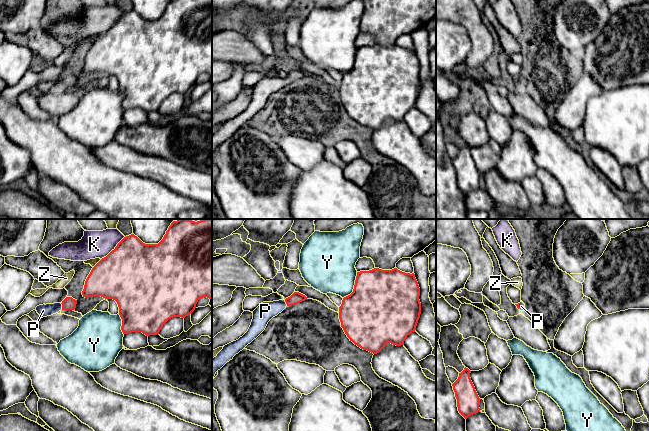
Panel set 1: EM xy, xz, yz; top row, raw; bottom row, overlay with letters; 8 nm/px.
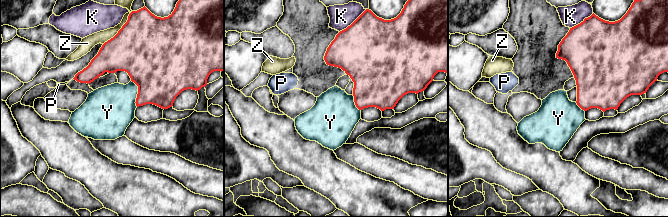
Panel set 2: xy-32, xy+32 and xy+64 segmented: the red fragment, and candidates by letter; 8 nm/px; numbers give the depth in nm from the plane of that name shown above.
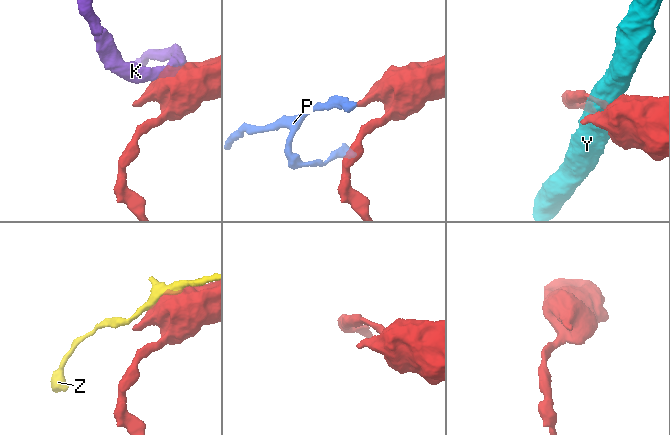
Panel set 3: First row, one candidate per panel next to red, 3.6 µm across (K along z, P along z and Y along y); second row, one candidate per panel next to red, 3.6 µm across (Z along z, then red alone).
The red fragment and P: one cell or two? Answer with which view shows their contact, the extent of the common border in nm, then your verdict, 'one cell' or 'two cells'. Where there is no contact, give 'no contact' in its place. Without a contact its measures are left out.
contact in xy; length 60 nm; one cell

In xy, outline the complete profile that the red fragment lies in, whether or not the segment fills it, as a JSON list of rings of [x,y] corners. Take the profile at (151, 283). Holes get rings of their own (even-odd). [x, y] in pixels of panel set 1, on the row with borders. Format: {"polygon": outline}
{"polygon": [[[212,219],[173,221],[158,244],[145,244],[134,234],[124,237],[92,268],[82,295],[115,300],[123,334],[159,334],[169,319],[185,318],[200,298],[212,298]]]}

